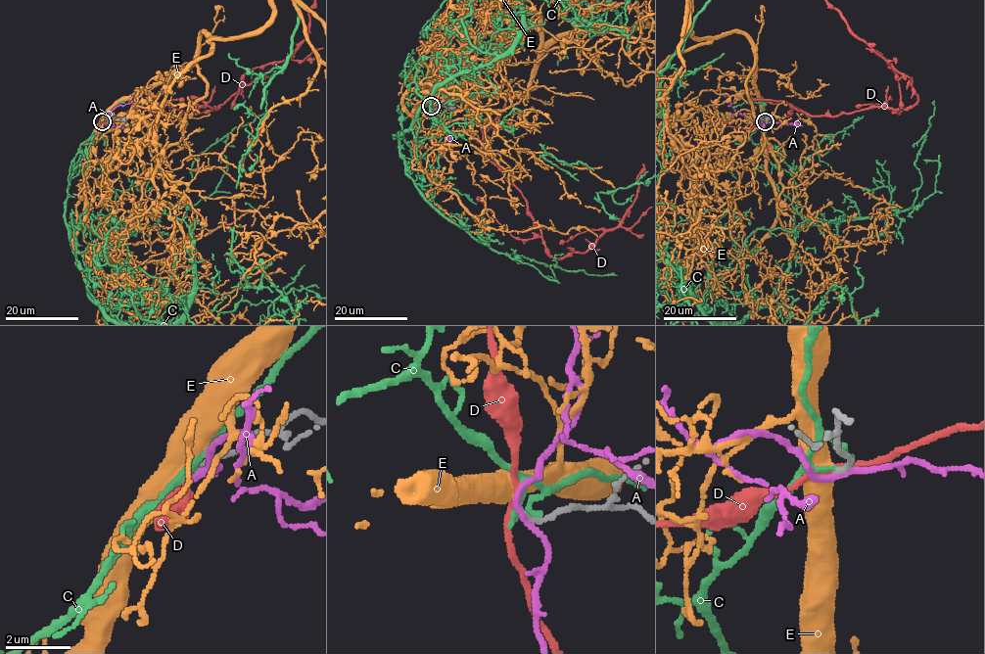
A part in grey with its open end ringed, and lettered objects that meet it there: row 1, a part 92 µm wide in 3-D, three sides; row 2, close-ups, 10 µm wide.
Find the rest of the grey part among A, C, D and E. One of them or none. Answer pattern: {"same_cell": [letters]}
{"same_cell": ["E"]}

